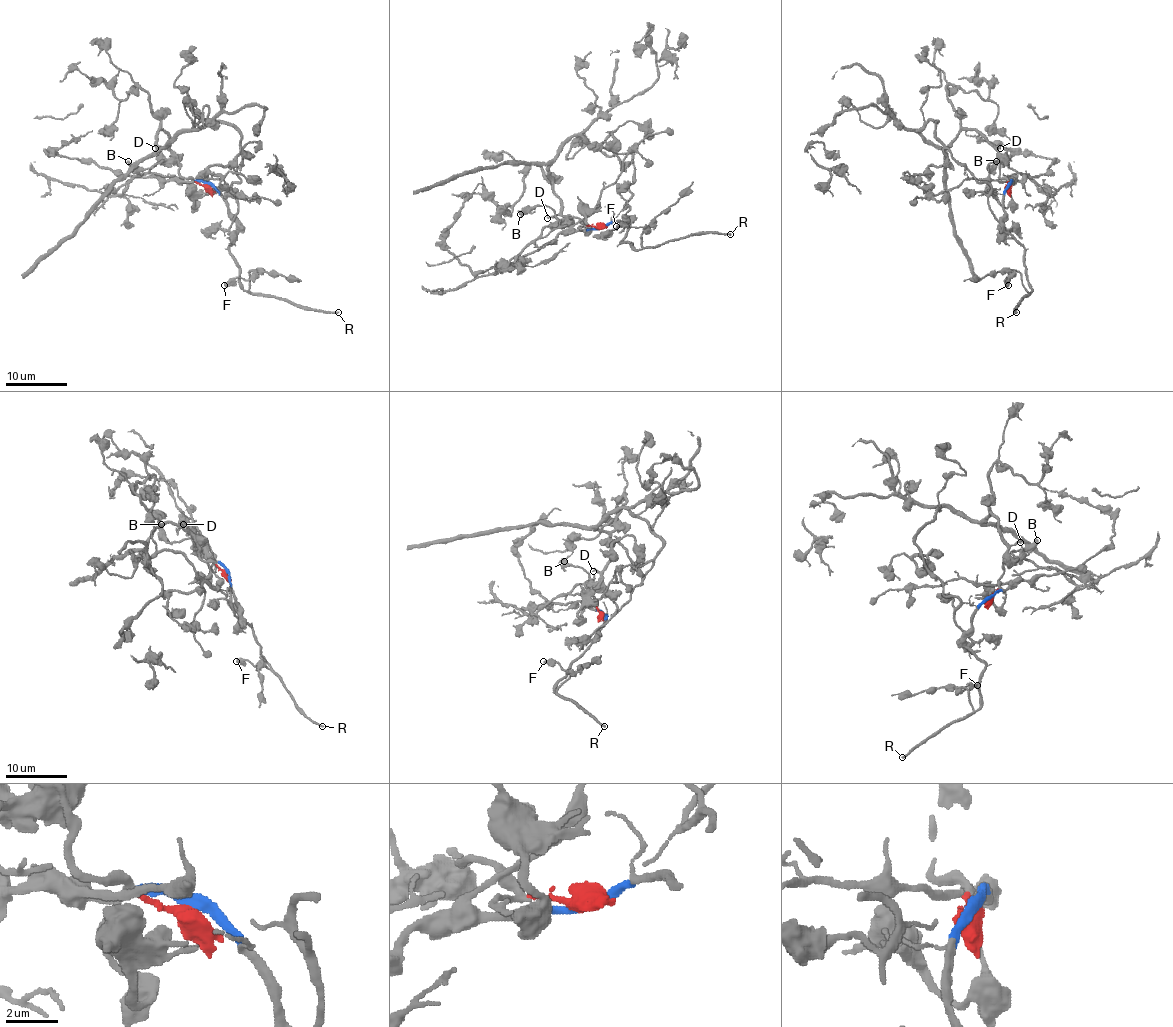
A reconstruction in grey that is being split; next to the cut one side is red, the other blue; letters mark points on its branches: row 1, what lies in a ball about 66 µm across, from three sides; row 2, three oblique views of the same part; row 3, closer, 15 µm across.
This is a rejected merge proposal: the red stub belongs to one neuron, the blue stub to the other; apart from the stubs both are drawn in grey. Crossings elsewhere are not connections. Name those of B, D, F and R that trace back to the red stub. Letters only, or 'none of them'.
B, D

